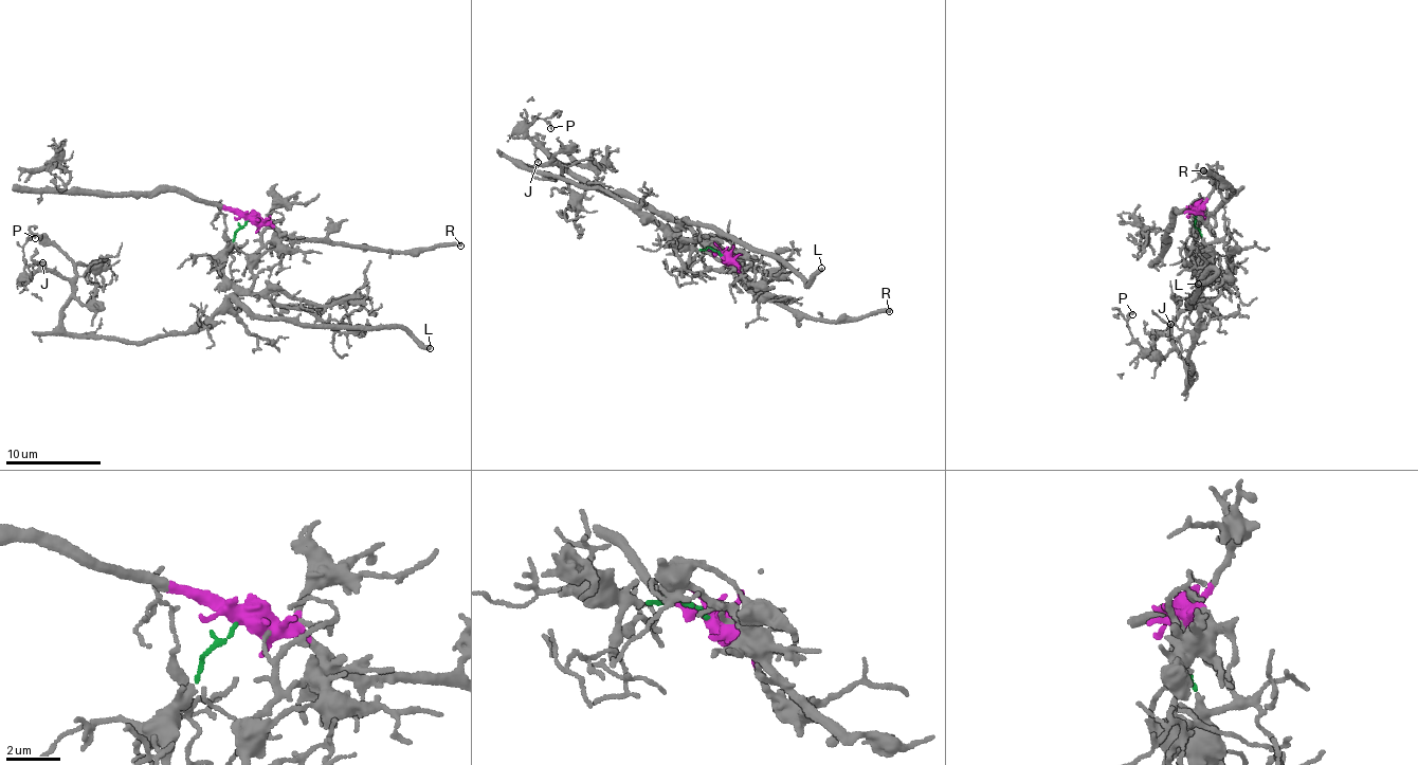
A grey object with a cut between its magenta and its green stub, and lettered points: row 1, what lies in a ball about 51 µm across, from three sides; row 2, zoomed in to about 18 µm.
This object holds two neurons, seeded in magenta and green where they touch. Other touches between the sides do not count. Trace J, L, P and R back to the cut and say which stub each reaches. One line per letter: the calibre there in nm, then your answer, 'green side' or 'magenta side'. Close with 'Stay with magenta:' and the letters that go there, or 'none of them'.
J: calibre 150 nm; green side
L: calibre 320 nm; green side
P: calibre 140 nm; green side
R: calibre 320 nm; magenta side
Stay with magenta: R

